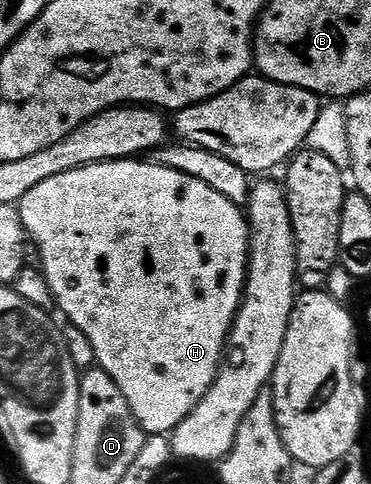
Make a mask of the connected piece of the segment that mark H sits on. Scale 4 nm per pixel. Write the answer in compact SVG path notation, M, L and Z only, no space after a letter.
M119 158L117 162L95 162L89 166L74 168L70 172L62 172L62 176L50 176L50 180L42 180L42 184L30 188L30 192L22 196L18 209L25 235L41 253L42 269L56 298L58 310L68 317L67 321L71 325L84 333L86 340L90 340L94 347L96 366L106 371L110 380L114 380L114 384L122 388L122 396L126 396L126 404L130 404L130 412L134 412L134 420L138 420L145 435L171 435L172 429L182 424L182 420L186 420L186 416L194 412L202 396L206 396L210 384L216 378L216 371L222 365L228 333L232 330L232 322L240 310L244 284L248 281L247 252L250 231L245 211L230 204L226 196L216 192L209 184L174 168L136 158Z

